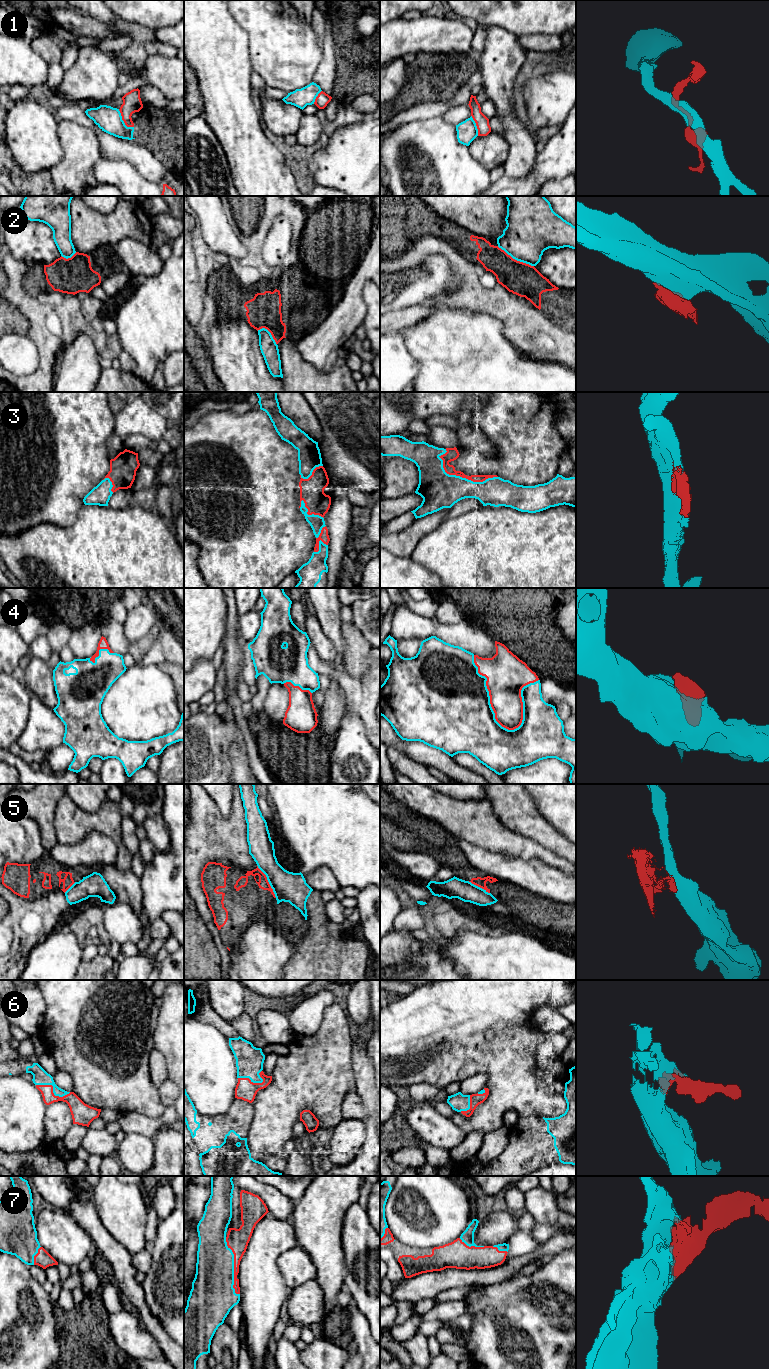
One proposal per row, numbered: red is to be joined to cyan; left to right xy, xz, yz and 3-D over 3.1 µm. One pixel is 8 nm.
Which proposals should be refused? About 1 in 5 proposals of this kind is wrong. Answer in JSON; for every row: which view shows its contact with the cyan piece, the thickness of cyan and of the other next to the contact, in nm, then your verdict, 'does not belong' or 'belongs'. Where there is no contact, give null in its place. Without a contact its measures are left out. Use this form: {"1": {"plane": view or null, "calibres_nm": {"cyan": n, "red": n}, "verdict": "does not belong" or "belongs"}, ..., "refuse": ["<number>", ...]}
{"1": {"plane": "xy", "calibres_nm": {"cyan": 200, "red": 150}, "verdict": "does not belong"}, "2": {"plane": "yz", "calibres_nm": {"cyan": 380, "red": 260}, "verdict": "does not belong"}, "3": {"plane": "yz", "calibres_nm": {"cyan": 300, "red": 100}, "verdict": "belongs"}, "4": {"plane": "yz", "calibres_nm": {"cyan": 500, "red": 320}, "verdict": "belongs"}, "5": {"plane": "xz", "calibres_nm": {"cyan": 240, "red": 90}, "verdict": "does not belong"}, "6": {"plane": "xy", "calibres_nm": {"cyan": 130, "red": 140}, "verdict": "belongs"}, "7": {"plane": "xz", "calibres_nm": {"cyan": 340, "red": 180}, "verdict": "belongs"}, "refuse": ["1", "2", "5"]}

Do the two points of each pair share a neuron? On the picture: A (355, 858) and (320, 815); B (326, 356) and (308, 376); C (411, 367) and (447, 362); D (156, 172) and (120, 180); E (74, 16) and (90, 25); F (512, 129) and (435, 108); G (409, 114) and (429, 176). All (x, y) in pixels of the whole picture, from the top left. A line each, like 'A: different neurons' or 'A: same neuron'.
A: same neuron
B: different neurons
C: different neurons
D: different neurons
E: same neuron
F: different neurons
G: different neurons

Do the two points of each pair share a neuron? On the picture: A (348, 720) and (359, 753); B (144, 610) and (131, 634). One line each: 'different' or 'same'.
A: same
B: same

